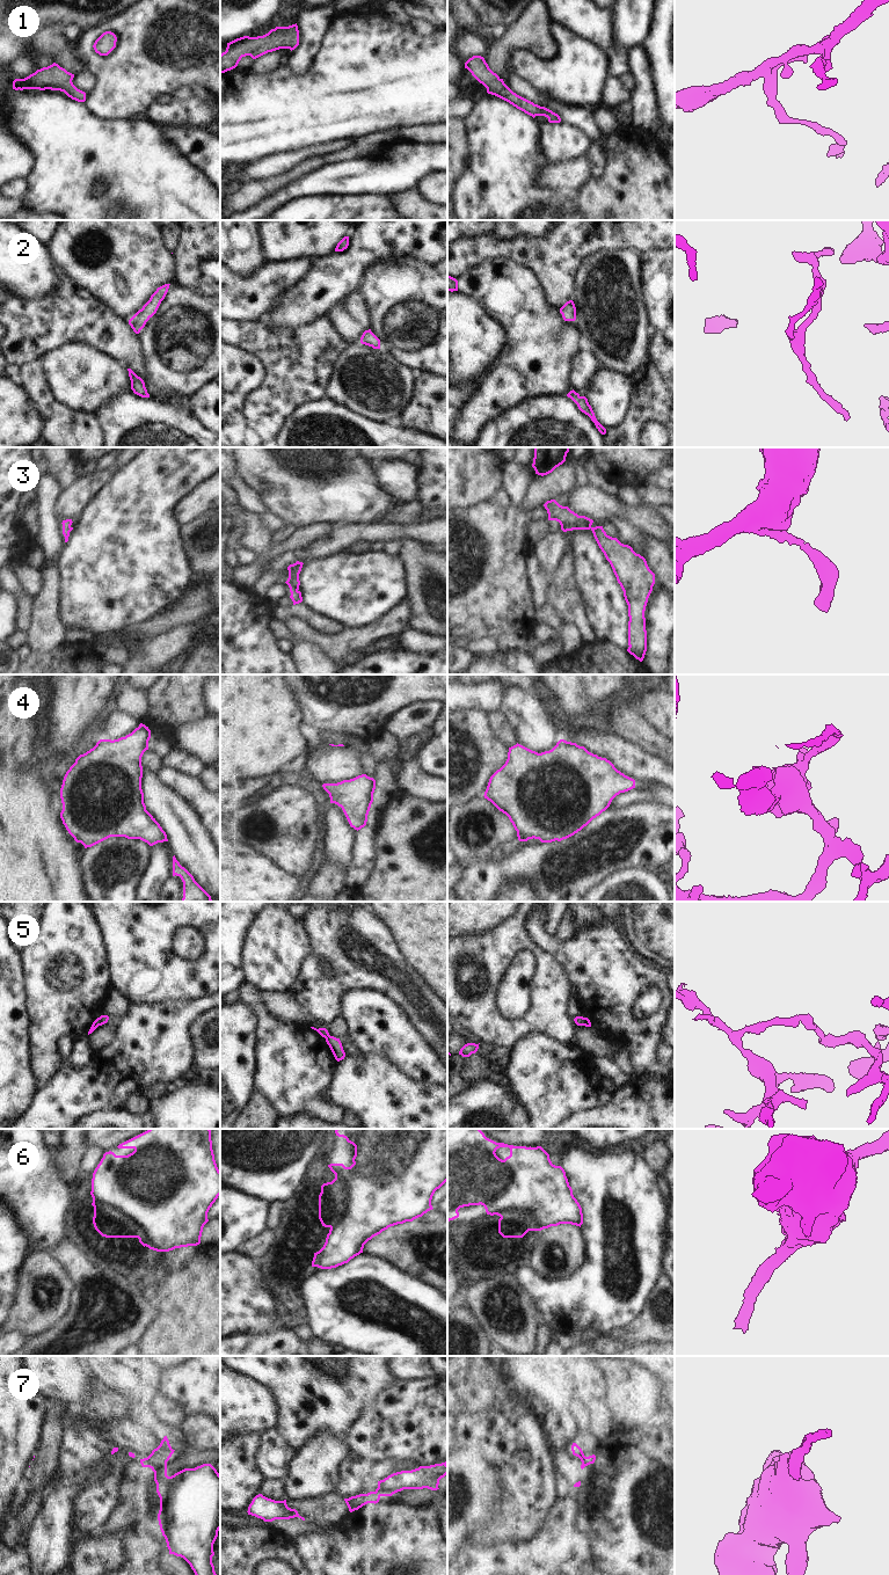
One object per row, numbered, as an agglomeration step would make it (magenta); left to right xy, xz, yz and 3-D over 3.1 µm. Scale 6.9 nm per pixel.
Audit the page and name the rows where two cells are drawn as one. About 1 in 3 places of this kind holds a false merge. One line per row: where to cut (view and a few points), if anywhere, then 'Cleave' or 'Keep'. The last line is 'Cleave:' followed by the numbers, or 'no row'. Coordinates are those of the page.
1: No split. Keep
2: No split. Keep
3: No split. Keep
4: No split. Keep
5: Split along xz (329, 1035), (325, 1037). Cleave
6: No split. Keep
7: Split along yz (585, 1457), (584, 1465). Cleave
Cleave: 5, 7

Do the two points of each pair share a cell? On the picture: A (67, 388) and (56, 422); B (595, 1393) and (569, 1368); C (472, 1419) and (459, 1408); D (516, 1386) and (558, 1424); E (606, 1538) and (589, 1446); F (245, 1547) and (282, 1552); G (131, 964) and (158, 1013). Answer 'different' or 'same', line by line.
A: different
B: same
C: same
D: different
E: different
F: same
G: different

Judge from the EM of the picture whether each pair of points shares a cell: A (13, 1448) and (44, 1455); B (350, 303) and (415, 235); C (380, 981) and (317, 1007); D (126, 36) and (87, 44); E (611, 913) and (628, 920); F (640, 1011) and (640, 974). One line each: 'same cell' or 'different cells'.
A: different cells
B: different cells
C: same cell
D: same cell
E: different cells
F: different cells

